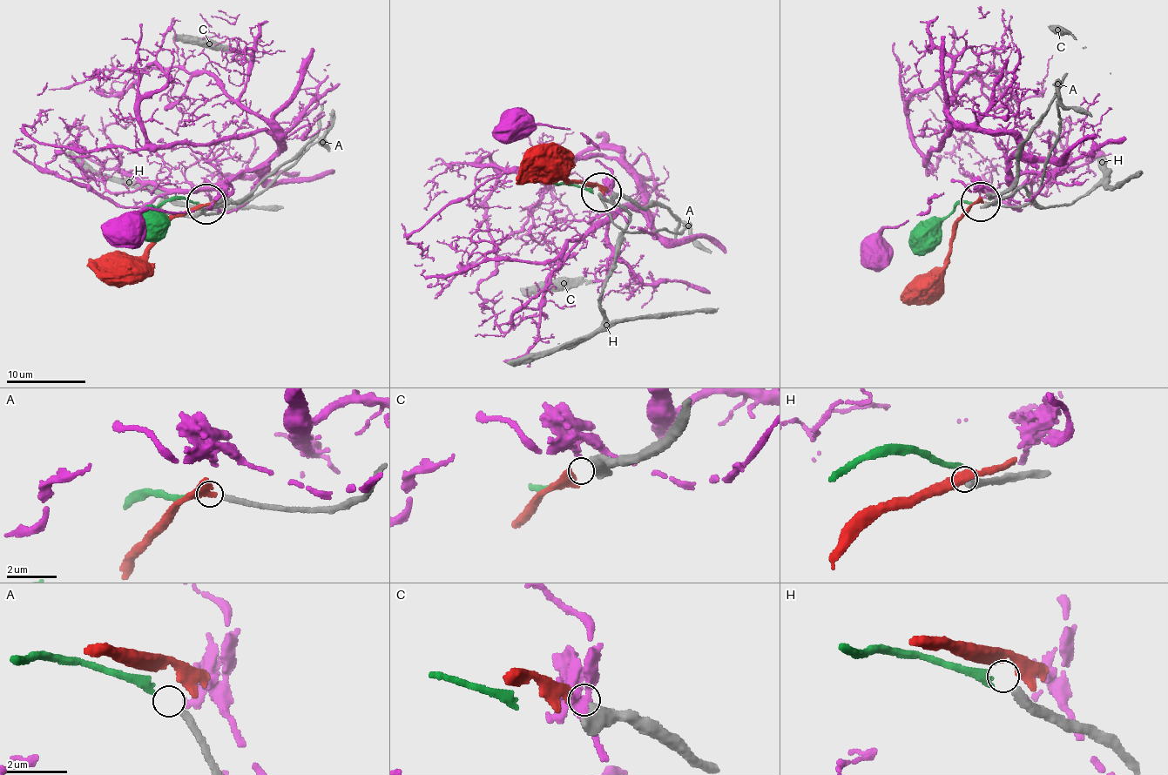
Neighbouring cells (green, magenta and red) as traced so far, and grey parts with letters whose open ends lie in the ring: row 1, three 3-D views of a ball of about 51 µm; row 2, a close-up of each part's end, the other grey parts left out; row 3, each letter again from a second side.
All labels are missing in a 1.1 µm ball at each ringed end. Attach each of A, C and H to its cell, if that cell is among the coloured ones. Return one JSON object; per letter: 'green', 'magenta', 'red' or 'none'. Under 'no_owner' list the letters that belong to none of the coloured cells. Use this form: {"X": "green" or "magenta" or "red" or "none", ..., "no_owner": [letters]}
{"A": "green", "C": "red", "H": "none", "no_owner": ["H"]}

